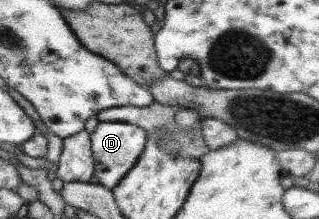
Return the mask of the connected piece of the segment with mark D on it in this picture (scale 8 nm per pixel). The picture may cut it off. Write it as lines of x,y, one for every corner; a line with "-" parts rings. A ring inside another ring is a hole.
99,121
94,131
89,133
91,141
91,154
94,162
92,181
107,187
109,190
118,183
126,171
136,161
139,153
142,153
147,132
136,125
111,121

